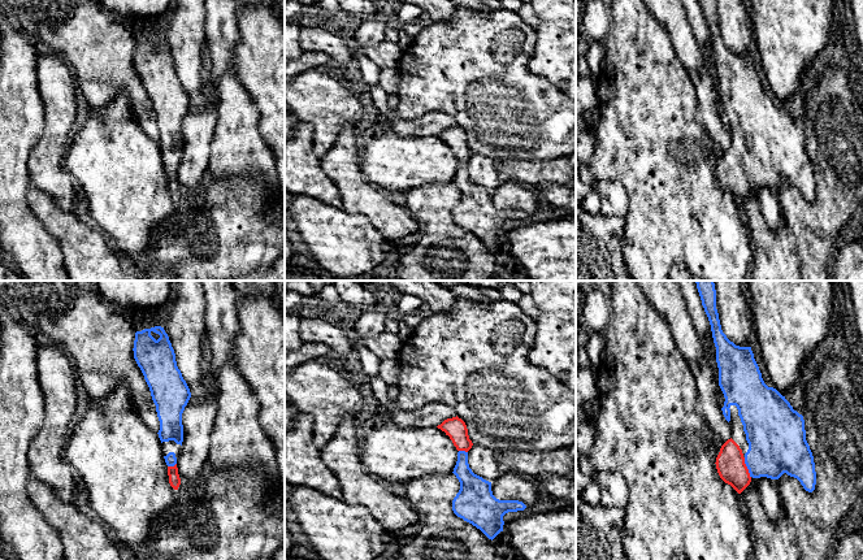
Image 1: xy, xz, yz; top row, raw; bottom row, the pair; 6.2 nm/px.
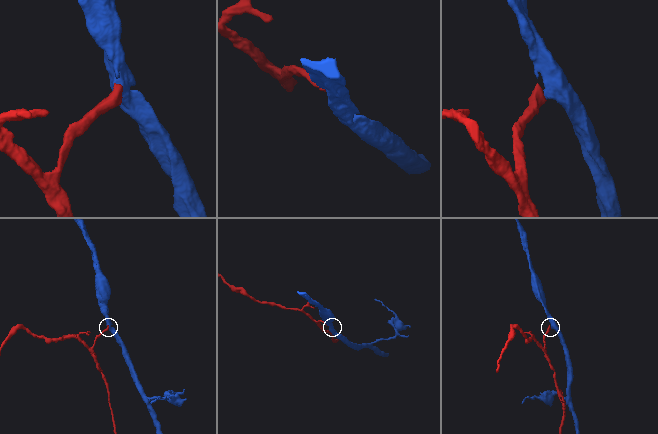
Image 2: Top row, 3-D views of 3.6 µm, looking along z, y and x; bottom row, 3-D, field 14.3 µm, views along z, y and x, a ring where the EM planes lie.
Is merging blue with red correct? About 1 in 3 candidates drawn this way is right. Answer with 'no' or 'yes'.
yes

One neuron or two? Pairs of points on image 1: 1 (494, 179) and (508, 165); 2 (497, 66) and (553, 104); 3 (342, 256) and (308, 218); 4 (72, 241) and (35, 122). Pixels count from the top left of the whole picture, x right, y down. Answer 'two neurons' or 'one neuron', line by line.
1: two neurons
2: one neuron
3: one neuron
4: two neurons

